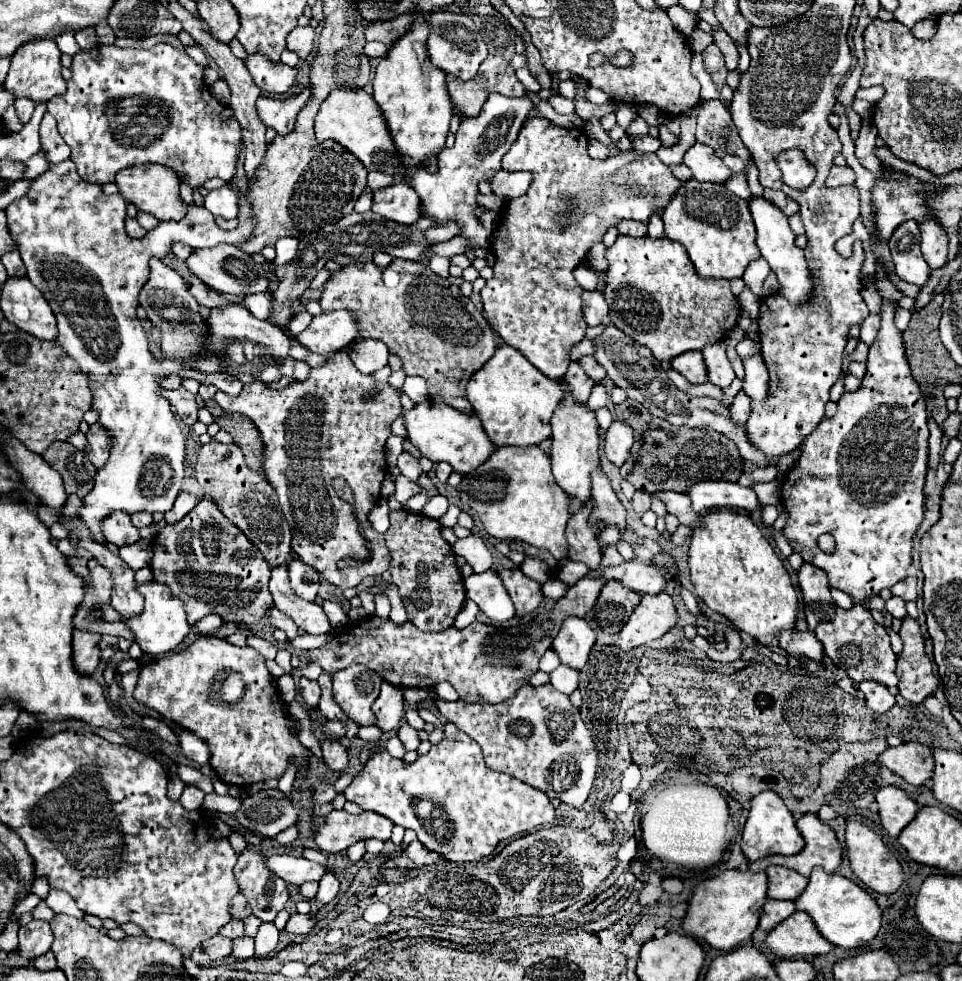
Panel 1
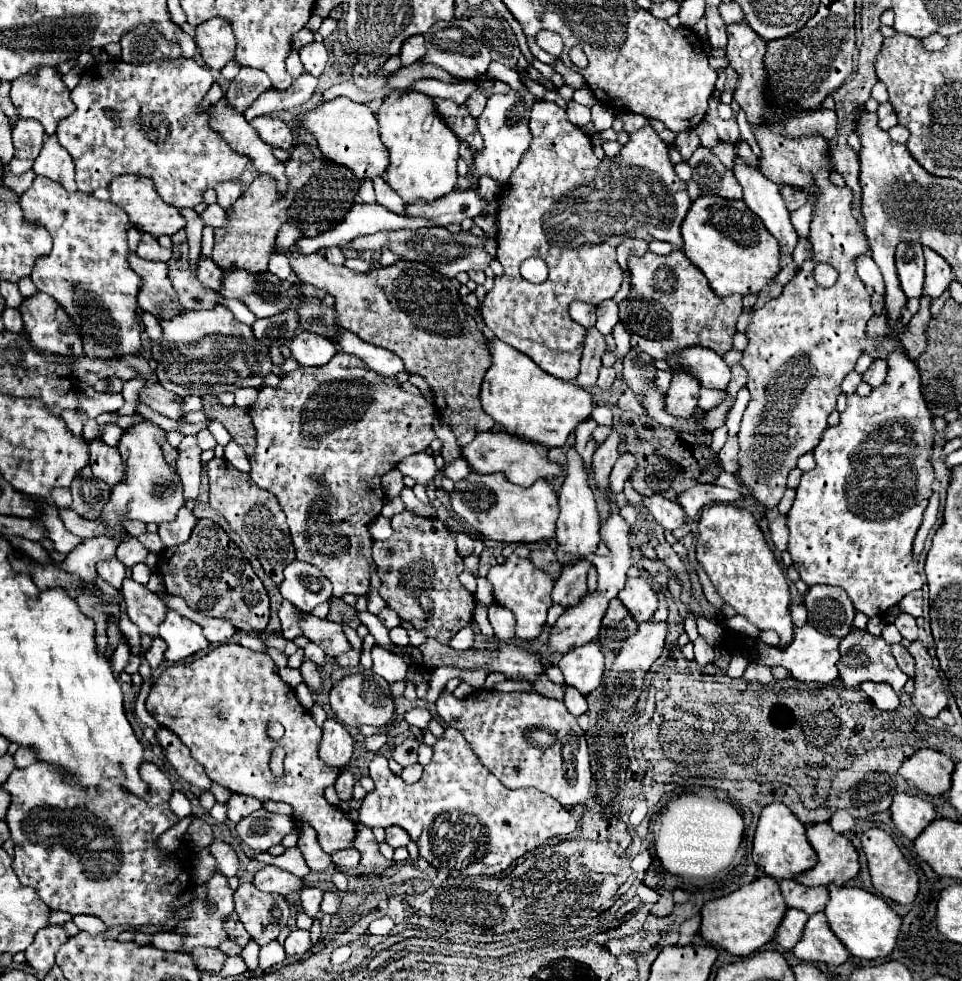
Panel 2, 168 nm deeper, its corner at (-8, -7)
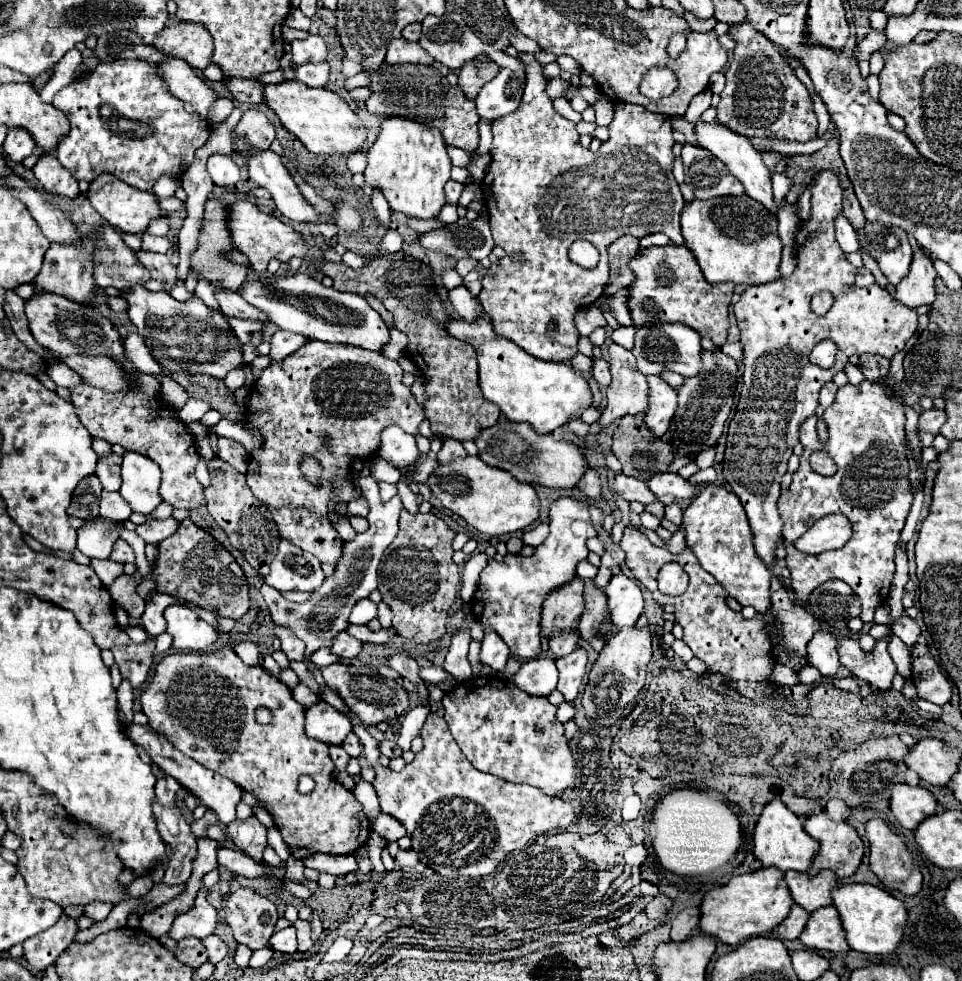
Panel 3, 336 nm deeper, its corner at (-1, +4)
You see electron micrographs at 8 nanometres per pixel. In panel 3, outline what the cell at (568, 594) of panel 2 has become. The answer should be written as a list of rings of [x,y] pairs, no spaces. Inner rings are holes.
[[[580,576],[572,578],[572,582],[566,582],[560,586],[560,590],[552,590],[548,594],[544,606],[542,606],[542,634],[552,636],[552,632],[562,628],[574,628],[576,620],[584,612],[584,600],[582,600],[584,580]]]

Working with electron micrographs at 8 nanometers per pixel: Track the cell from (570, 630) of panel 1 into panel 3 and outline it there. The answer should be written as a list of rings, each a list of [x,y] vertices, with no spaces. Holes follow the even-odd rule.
[[[580,646],[572,654],[556,658],[556,666],[560,672],[558,690],[564,694],[564,698],[568,698],[568,702],[576,700],[580,692],[580,684],[586,674],[586,662],[588,662],[588,654]]]

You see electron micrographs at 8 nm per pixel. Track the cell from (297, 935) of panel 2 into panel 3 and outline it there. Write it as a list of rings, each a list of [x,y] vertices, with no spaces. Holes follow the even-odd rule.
[[[288,926],[284,930],[278,930],[270,938],[270,946],[278,952],[296,952],[296,928]]]

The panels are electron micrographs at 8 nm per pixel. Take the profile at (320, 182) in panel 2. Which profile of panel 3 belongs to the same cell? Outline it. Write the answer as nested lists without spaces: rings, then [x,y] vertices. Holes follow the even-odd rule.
[[[210,198],[210,200],[206,200],[206,212],[204,212],[204,222],[202,222],[202,232],[198,238],[198,250],[192,254],[190,270],[200,270],[194,274],[200,274],[202,278],[206,278],[212,284],[222,284],[228,290],[238,290],[244,284],[244,280],[248,278],[250,270],[248,270],[248,266],[238,266],[236,262],[228,262],[228,258],[224,258],[224,254],[228,254],[228,250],[234,250],[232,234],[228,230],[228,206],[222,204],[218,198]]]

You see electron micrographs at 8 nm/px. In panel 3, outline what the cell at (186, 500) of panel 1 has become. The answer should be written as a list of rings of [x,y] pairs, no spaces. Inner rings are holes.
[[[172,516],[166,520],[156,520],[156,518],[148,518],[144,524],[136,526],[136,532],[144,538],[146,544],[158,544],[164,538],[172,536],[178,530],[178,520],[174,520]]]

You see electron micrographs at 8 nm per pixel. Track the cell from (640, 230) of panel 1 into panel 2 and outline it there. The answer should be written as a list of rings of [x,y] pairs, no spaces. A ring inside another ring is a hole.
[[[625,239],[619,247],[617,247],[617,263],[621,265],[621,269],[625,271],[625,273],[629,273],[629,269],[627,269],[627,259],[629,257],[641,257],[641,255],[645,255],[647,253],[647,243],[645,241],[641,241],[641,239]]]

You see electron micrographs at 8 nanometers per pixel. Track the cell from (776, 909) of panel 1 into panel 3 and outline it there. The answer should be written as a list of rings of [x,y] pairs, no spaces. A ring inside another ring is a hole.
[[[792,904],[790,914],[788,914],[788,916],[778,924],[778,928],[776,928],[778,936],[780,936],[782,940],[796,940],[796,938],[800,936],[800,932],[804,930],[806,922],[808,922],[808,916],[810,916],[810,914],[808,914],[802,906]]]

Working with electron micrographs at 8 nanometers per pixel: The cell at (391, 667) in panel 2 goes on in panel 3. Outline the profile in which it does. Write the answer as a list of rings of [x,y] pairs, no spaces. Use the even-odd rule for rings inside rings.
[[[392,654],[386,658],[386,664],[402,676],[408,678],[410,682],[416,684],[416,692],[418,692],[418,702],[428,702],[428,688],[424,686],[424,680],[418,676],[418,664],[406,656],[406,654]]]

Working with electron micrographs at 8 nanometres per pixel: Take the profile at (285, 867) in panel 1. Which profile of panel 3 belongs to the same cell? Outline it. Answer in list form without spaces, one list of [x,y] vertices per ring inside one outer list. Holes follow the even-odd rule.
[[[220,846],[218,848],[218,864],[226,866],[228,870],[232,870],[238,876],[244,878],[260,878],[266,876],[266,864],[264,862],[256,862],[254,858],[248,858],[244,852]]]

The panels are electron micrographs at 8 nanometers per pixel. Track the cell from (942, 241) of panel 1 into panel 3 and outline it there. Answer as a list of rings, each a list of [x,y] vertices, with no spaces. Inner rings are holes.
[[[918,248],[914,250],[914,258],[912,258],[908,276],[900,282],[900,286],[896,286],[894,298],[908,308],[932,304],[936,296],[936,290],[934,290],[936,278],[938,274],[932,266],[930,256],[924,252],[924,248]]]

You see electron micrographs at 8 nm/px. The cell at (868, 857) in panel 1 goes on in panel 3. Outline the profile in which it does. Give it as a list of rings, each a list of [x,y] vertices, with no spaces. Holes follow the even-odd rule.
[[[872,818],[866,824],[866,838],[870,844],[870,870],[880,878],[880,882],[888,888],[888,890],[898,890],[906,896],[914,896],[920,892],[922,888],[922,874],[918,864],[914,862],[910,850],[906,848],[906,844],[888,828],[888,824],[880,818]]]

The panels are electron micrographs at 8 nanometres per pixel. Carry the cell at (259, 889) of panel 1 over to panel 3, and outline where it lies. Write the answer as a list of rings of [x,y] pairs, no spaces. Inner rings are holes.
[[[238,888],[236,892],[232,892],[226,900],[226,922],[232,928],[234,940],[238,944],[246,944],[252,950],[264,948],[270,940],[270,936],[274,934],[274,926],[278,920],[278,908],[272,900],[260,896],[254,888]]]

